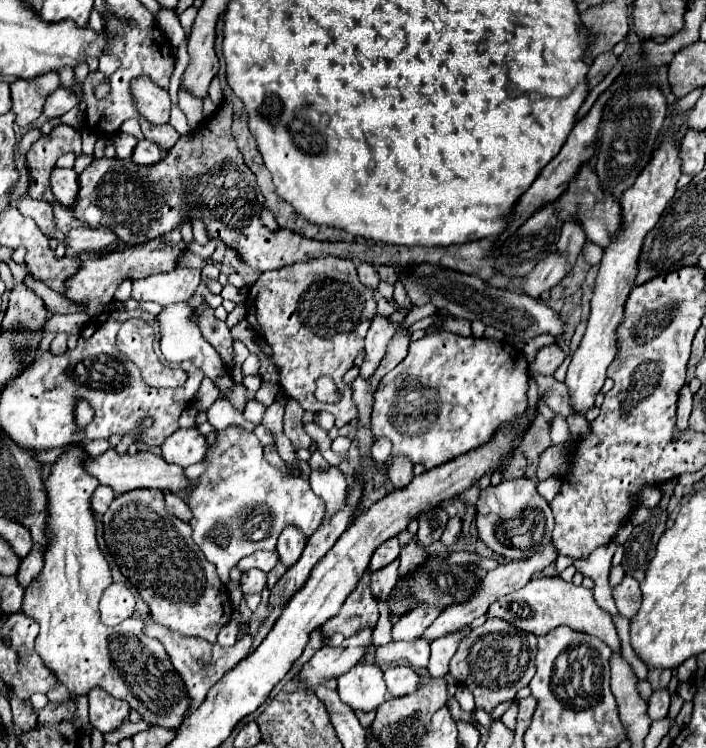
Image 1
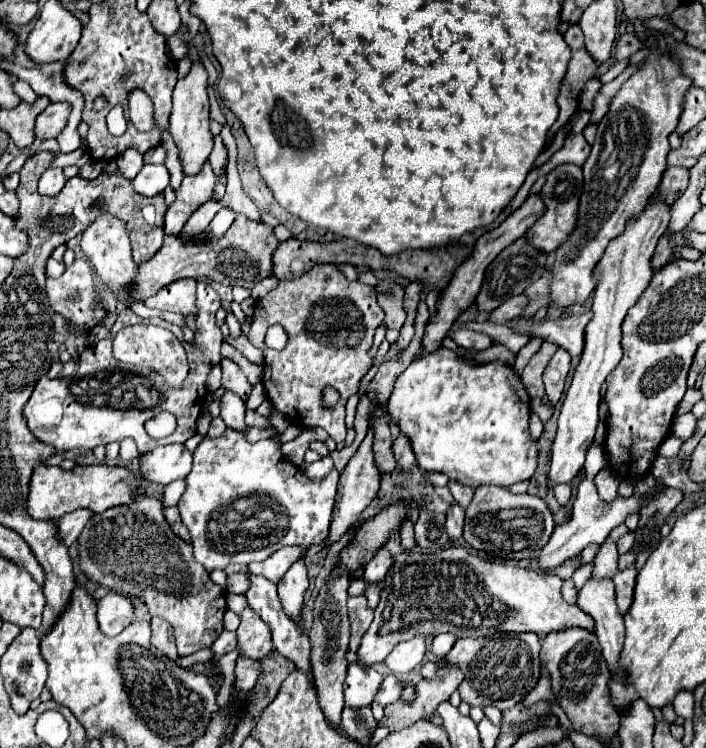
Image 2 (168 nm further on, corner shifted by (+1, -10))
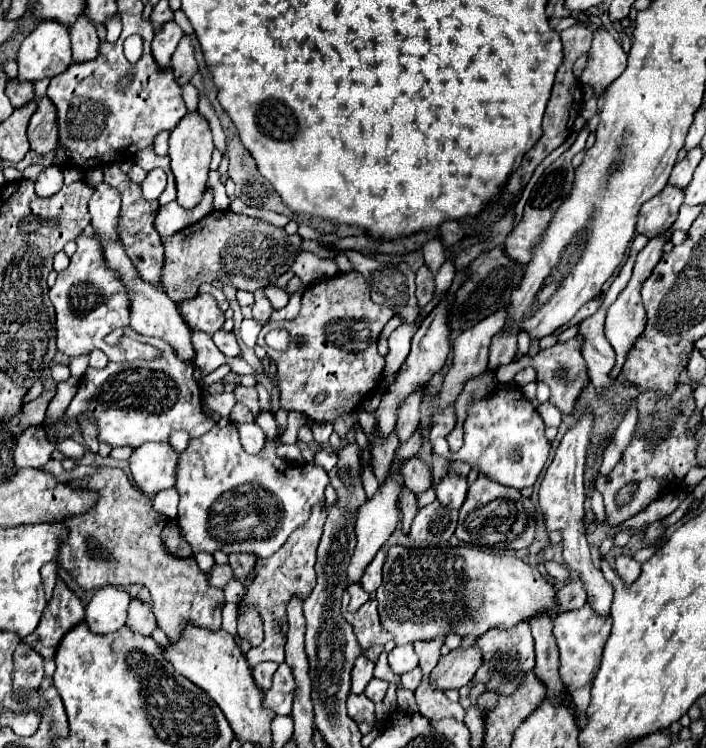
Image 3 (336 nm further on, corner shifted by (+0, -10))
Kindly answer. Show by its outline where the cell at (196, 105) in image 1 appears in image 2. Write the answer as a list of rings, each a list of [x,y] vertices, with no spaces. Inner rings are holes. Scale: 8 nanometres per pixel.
[[[210,163],[202,167],[202,171],[194,177],[184,177],[182,185],[176,191],[176,201],[168,207],[164,215],[164,233],[166,235],[178,235],[190,215],[212,199],[214,195],[216,177],[210,169]]]

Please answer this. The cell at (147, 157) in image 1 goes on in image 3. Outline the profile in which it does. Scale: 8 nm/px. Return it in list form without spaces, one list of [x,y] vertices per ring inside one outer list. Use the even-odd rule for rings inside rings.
[[[153,169],[153,171],[149,171],[147,173],[147,177],[145,177],[145,181],[141,183],[141,191],[143,191],[143,197],[147,199],[147,201],[151,201],[151,199],[159,199],[159,195],[163,193],[163,189],[165,189],[165,171],[163,169]]]

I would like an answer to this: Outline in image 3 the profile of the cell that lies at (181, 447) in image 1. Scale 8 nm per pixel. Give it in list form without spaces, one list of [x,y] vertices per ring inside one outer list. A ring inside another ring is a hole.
[[[145,443],[129,457],[135,485],[145,495],[155,495],[175,485],[179,453],[169,443]]]

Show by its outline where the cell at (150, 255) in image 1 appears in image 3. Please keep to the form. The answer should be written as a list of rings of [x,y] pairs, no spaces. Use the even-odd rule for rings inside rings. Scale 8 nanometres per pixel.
[[[213,211],[201,223],[195,223],[171,237],[163,237],[163,247],[165,263],[159,287],[173,301],[183,301],[195,297],[201,283],[221,281],[245,291],[257,291],[273,283],[279,275],[289,271],[295,251],[301,247],[301,237],[287,235],[283,229],[249,215]],[[199,229],[203,229],[203,237]]]

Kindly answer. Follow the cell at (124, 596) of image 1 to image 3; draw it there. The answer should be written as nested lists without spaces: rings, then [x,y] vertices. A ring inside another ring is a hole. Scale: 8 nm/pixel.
[[[101,587],[85,609],[85,621],[93,633],[107,635],[121,629],[127,621],[131,597],[119,587]]]

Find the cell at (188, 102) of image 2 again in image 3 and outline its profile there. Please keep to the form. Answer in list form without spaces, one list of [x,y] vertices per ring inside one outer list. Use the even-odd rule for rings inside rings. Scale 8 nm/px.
[[[195,109],[189,111],[177,127],[171,131],[169,137],[169,159],[171,159],[171,171],[175,175],[177,183],[177,201],[179,205],[191,209],[195,203],[199,203],[205,187],[207,187],[207,173],[209,173],[209,163],[211,163],[211,153],[213,153],[213,135],[209,129],[207,119]]]

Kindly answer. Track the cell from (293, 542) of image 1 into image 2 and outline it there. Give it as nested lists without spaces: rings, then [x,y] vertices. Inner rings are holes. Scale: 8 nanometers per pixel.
[[[298,561],[288,569],[288,573],[278,583],[278,597],[282,601],[284,613],[298,625],[300,631],[302,631],[302,603],[306,589],[308,589],[306,565]]]

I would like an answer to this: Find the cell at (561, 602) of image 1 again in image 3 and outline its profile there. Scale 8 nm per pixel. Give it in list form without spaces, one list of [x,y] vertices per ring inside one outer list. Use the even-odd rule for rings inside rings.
[[[389,547],[387,563],[383,565],[383,583],[377,589],[377,603],[381,627],[393,635],[395,645],[433,641],[447,635],[481,637],[489,629],[507,631],[523,621],[539,617],[541,613],[555,617],[561,609],[557,603],[555,583],[545,579],[535,565],[479,547]]]

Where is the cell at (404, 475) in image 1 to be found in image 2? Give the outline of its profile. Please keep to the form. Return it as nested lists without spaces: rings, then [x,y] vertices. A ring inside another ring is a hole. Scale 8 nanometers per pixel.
[[[402,433],[394,441],[394,455],[398,459],[398,471],[408,471],[416,461],[414,451],[410,447],[410,439],[406,439],[406,435]]]

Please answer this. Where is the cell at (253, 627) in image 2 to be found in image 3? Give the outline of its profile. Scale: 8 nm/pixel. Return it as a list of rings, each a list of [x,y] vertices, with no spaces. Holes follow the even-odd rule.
[[[317,507],[311,513],[311,519],[301,527],[301,531],[295,531],[295,535],[291,535],[291,539],[287,539],[287,543],[275,555],[267,557],[267,559],[259,559],[255,563],[255,579],[247,587],[242,603],[245,609],[255,607],[259,611],[263,629],[265,629],[265,639],[259,647],[251,647],[245,653],[245,659],[251,667],[261,661],[283,663],[283,659],[285,659],[285,633],[287,633],[285,607],[293,593],[297,593],[301,599],[305,599],[305,595],[309,595],[311,589],[315,587],[315,569],[313,567],[315,567],[315,559],[317,559],[317,545],[319,545],[321,533],[323,533],[325,517],[327,517],[325,507]]]

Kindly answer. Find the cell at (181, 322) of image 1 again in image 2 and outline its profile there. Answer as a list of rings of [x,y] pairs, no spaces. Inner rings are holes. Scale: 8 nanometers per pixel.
[[[226,391],[226,395],[220,399],[220,417],[224,419],[226,427],[244,433],[248,429],[248,425],[244,423],[244,411],[246,411],[244,401],[232,391]]]

